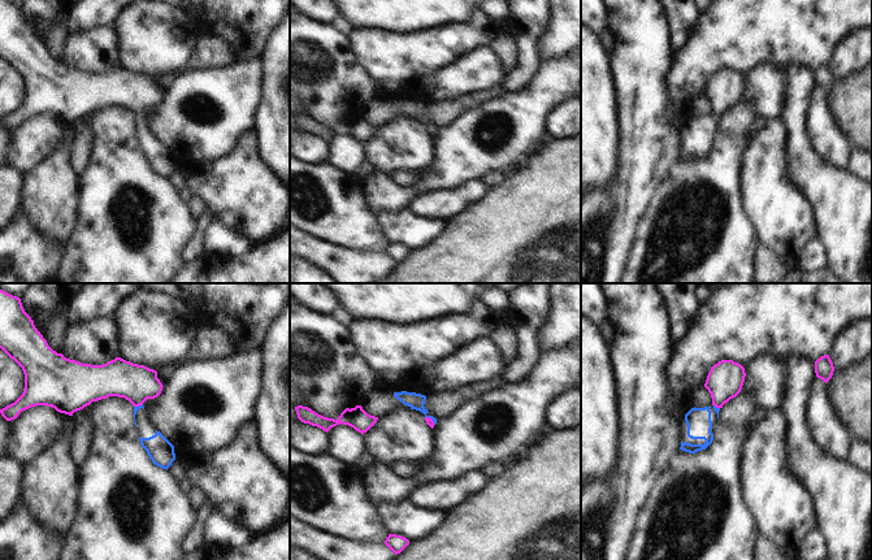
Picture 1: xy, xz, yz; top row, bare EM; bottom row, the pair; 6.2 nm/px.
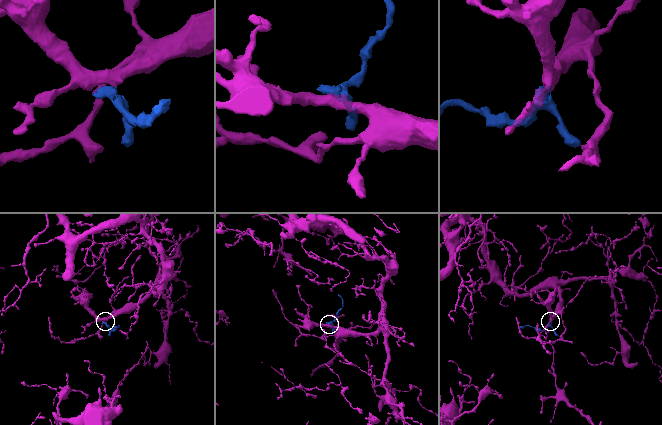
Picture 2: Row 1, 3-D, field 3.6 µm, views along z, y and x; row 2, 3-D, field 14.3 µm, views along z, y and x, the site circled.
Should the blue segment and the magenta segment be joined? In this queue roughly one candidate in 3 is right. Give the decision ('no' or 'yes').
yes

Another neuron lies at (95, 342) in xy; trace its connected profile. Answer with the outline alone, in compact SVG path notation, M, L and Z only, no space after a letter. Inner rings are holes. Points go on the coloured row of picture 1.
M113 317L68 322L62 355L82 364L103 365L118 357L117 326Z

